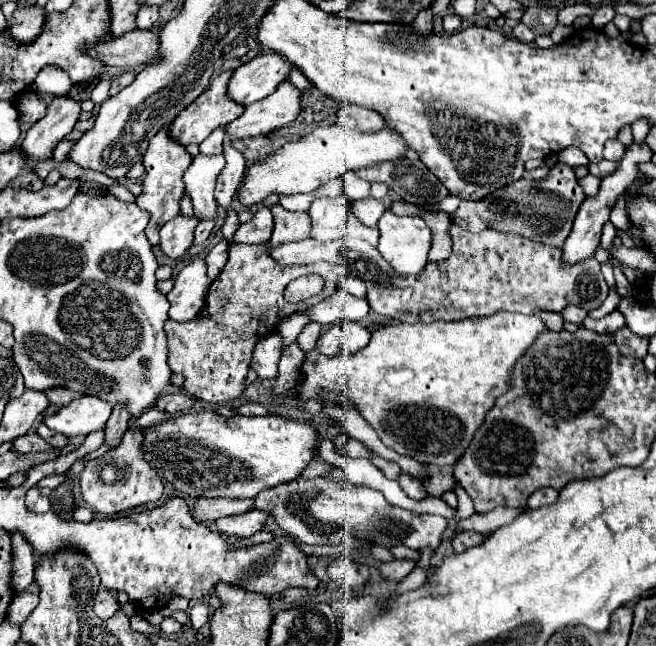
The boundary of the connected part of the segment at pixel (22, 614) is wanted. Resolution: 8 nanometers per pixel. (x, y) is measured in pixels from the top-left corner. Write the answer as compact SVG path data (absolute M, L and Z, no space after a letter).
M19 592L15 596L15 600L11 602L11 608L9 608L9 620L17 622L17 624L23 624L23 620L37 608L39 604L39 594L31 594L31 592Z

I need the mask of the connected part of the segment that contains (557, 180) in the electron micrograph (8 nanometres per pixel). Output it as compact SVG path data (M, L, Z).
M555 164L549 176L545 180L533 182L533 186L529 186L529 182L521 178L501 190L495 190L491 196L485 196L485 200L479 202L461 200L459 208L453 214L449 214L449 218L453 224L461 226L463 230L471 230L475 234L481 230L499 230L503 234L511 232L545 246L561 248L571 232L573 220L583 200L585 194L577 182L573 168L565 164Z

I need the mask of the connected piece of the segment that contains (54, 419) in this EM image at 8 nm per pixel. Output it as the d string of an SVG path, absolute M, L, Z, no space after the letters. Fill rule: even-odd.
M81 396L79 400L73 400L65 408L61 408L57 414L45 416L43 422L65 436L87 436L99 428L105 426L105 422L111 416L113 406L97 396Z

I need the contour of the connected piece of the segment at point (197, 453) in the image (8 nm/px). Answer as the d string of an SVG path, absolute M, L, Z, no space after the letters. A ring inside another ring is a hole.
M193 412L145 432L145 460L177 490L193 498L255 498L261 490L297 480L315 458L319 432L281 416L245 418Z

